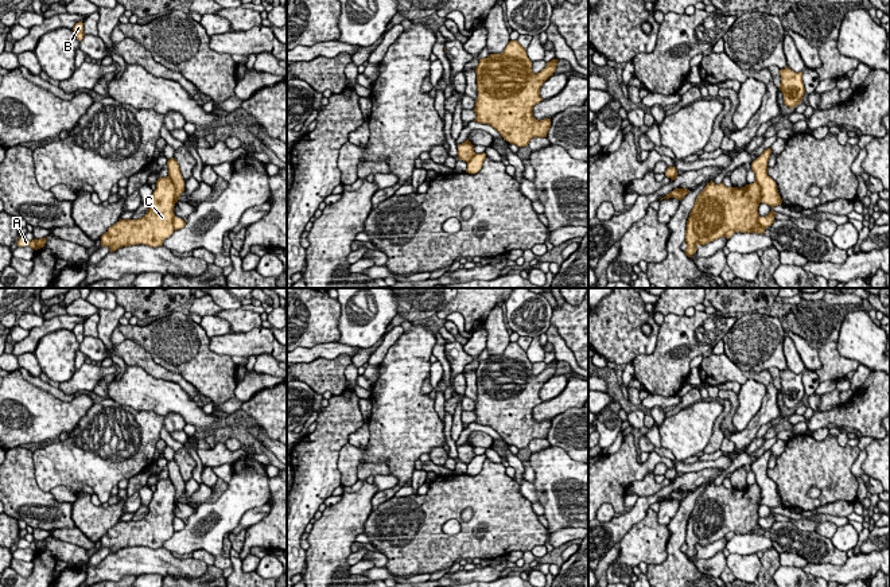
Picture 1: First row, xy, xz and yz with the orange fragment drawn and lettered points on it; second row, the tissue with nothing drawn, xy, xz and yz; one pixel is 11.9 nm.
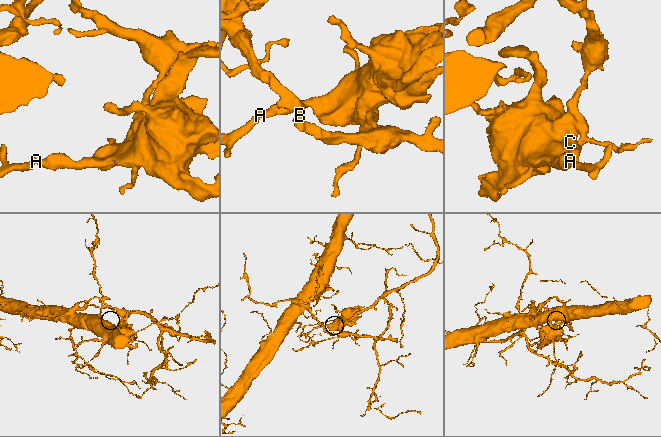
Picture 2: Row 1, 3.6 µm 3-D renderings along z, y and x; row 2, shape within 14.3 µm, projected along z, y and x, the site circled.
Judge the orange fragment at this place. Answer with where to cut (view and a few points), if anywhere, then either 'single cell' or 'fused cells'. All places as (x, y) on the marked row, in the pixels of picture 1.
cut in xy along (168, 175), (177, 201); fused cells

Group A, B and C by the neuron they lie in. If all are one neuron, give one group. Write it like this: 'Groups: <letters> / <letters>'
Groups: A C / B

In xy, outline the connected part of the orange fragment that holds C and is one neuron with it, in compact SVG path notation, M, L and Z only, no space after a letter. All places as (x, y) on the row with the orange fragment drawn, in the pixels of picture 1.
M170 176L159 178L156 182L156 190L149 201L149 209L143 218L139 219L120 219L117 223L110 226L105 234L101 236L101 246L109 246L110 252L117 250L123 246L131 245L148 245L148 246L162 246L163 241L174 233L174 214L175 206L175 186Z

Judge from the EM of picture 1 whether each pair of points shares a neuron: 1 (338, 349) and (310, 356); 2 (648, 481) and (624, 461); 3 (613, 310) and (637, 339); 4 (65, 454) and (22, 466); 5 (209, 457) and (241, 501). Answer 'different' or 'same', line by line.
1: same
2: different
3: same
4: different
5: different

